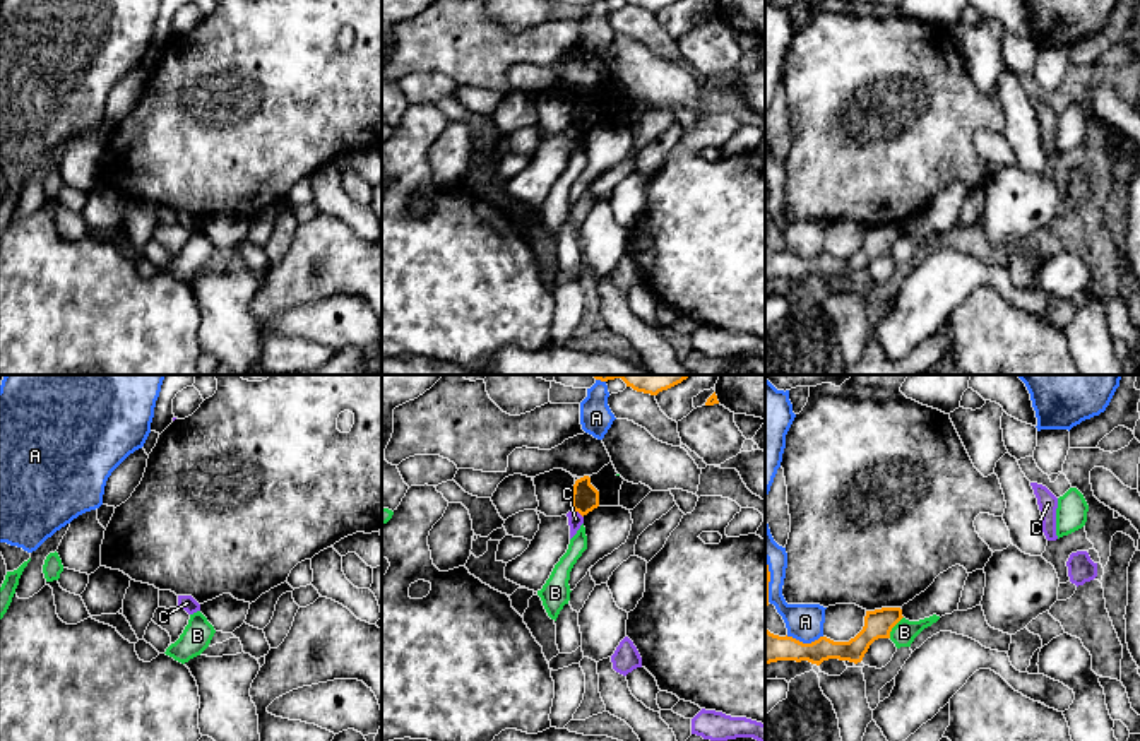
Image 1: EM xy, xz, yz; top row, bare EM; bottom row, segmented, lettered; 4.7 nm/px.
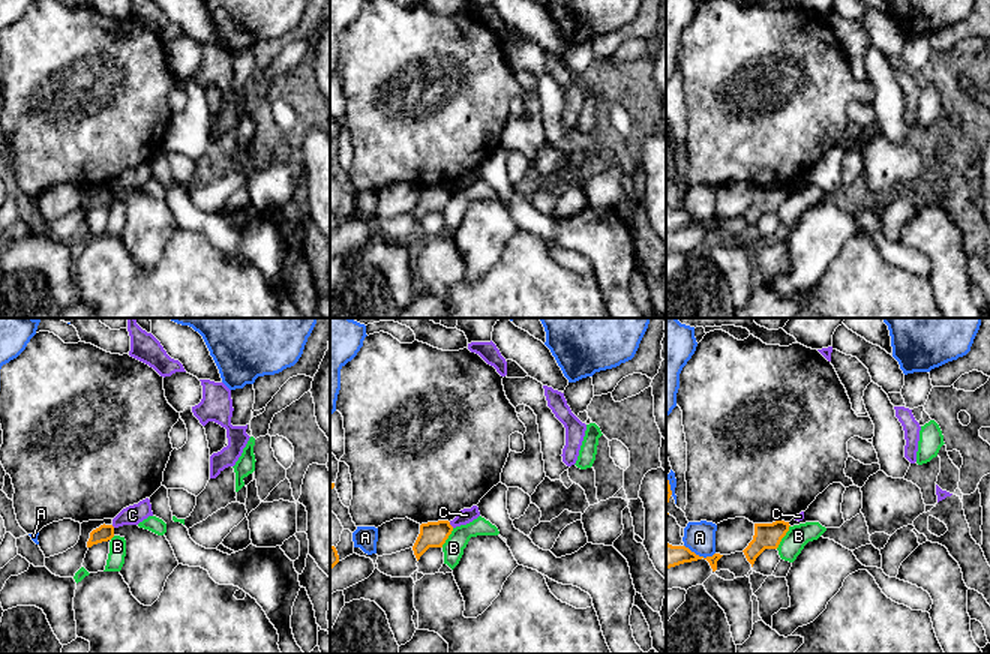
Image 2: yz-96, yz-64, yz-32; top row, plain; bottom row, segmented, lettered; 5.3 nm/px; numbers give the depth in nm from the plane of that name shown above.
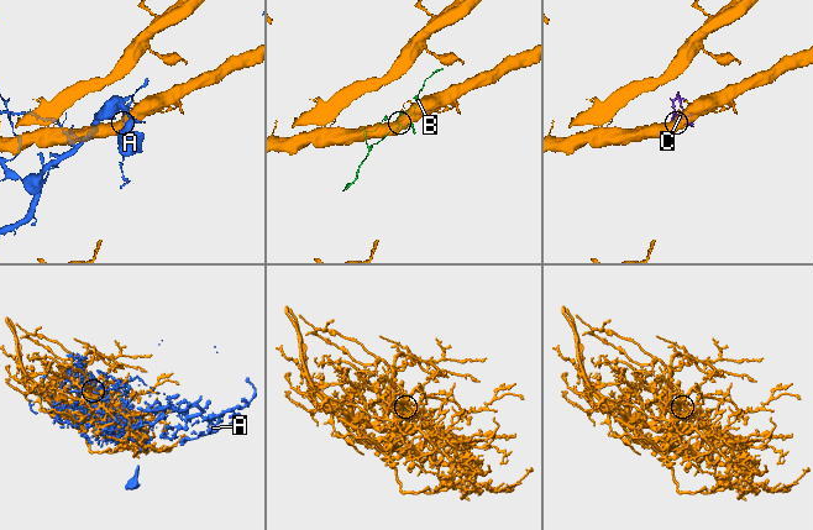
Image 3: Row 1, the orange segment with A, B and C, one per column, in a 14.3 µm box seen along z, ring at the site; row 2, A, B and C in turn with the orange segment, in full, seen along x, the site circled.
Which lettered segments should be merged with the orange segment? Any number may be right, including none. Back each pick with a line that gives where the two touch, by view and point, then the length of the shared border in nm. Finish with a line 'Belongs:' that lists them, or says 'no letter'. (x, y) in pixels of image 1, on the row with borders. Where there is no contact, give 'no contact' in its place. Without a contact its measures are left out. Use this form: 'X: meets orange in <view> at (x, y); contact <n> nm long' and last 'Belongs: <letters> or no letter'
Belongs: no letter

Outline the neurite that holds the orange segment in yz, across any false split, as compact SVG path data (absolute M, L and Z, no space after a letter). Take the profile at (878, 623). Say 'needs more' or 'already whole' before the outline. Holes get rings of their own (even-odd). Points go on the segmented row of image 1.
already whole; M765 558L765 666L777 661L808 661L820 666L828 659L858 664L870 645L878 638L890 638L892 628L904 618L900 608L866 611L863 630L849 642L820 637L811 643L803 643L793 637L779 637L767 630L769 582L770 572Z

